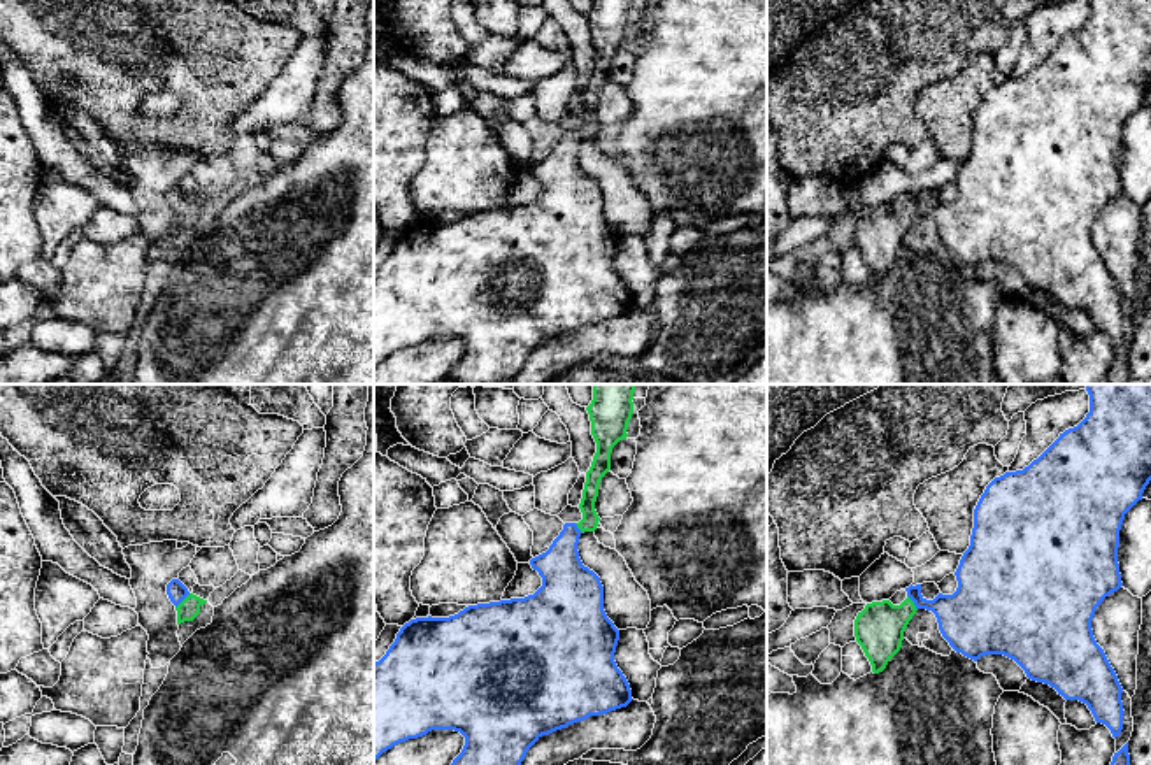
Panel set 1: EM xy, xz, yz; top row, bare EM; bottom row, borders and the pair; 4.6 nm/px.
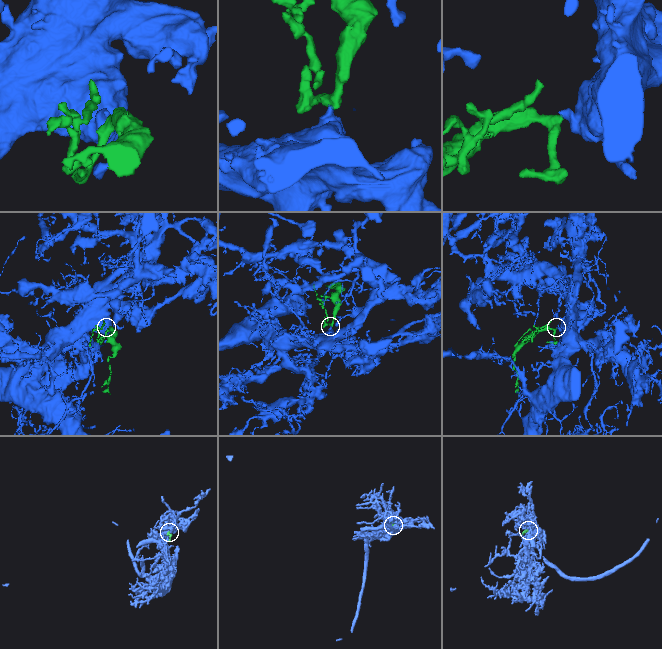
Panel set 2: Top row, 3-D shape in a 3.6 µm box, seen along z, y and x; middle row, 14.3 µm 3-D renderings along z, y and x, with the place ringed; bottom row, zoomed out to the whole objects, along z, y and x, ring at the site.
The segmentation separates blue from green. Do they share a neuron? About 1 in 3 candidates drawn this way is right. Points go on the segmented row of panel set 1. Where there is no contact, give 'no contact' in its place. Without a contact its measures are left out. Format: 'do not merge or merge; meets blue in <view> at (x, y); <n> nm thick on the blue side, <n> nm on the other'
merge; meets blue in xy at (183, 599); 90 nm thick on the blue side, 100 nm on the other

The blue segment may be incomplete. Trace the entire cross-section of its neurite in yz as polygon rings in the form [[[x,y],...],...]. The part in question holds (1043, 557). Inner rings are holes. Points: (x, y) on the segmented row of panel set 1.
[[[1086,384],[1090,395],[1090,412],[1086,418],[1074,428],[1065,430],[1060,437],[1028,467],[1016,472],[1005,472],[1000,477],[995,477],[981,495],[974,509],[974,528],[970,535],[970,546],[963,553],[960,565],[954,572],[958,588],[953,595],[939,593],[933,600],[926,600],[921,595],[921,584],[905,588],[907,598],[900,605],[893,605],[890,600],[867,604],[854,619],[854,637],[861,646],[865,656],[872,665],[872,672],[879,674],[886,668],[888,661],[900,651],[904,632],[916,614],[918,609],[932,611],[937,618],[939,630],[949,646],[962,653],[963,656],[977,661],[986,654],[1004,654],[1014,660],[1026,674],[1028,679],[1049,684],[1062,695],[1065,700],[1079,700],[1088,705],[1097,723],[1105,725],[1112,737],[1116,739],[1123,730],[1123,688],[1118,681],[1114,668],[1111,667],[1104,649],[1097,644],[1091,630],[1091,619],[1097,607],[1104,602],[1105,597],[1118,591],[1121,583],[1119,563],[1118,563],[1118,547],[1119,547],[1119,530],[1125,519],[1125,514],[1142,500],[1142,493],[1151,481],[1151,384]]]

